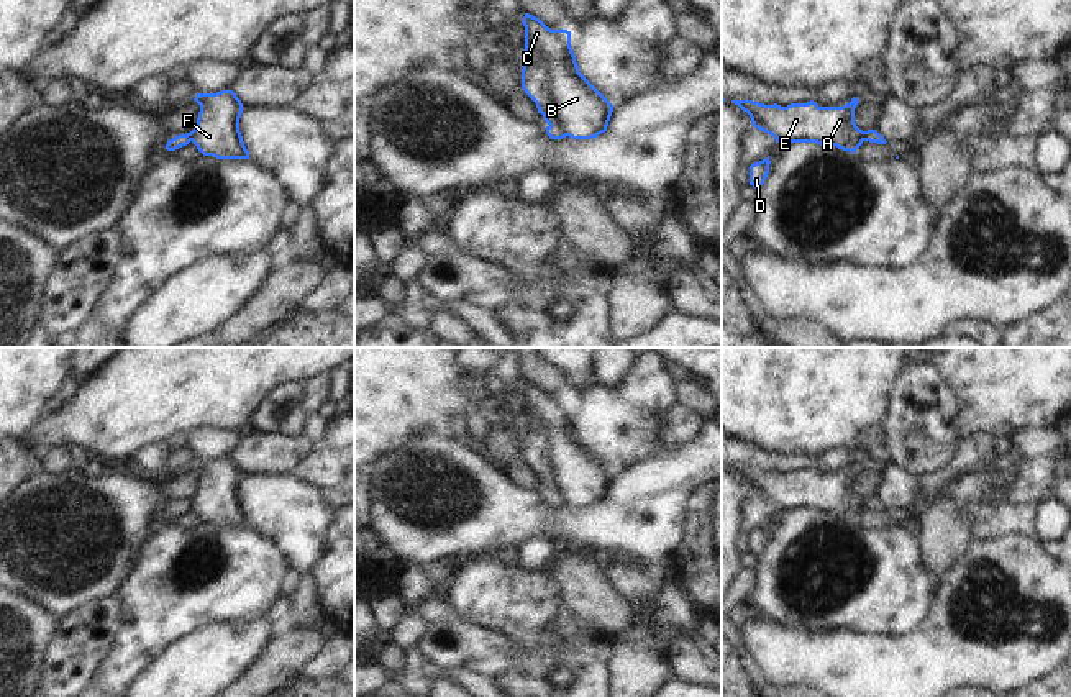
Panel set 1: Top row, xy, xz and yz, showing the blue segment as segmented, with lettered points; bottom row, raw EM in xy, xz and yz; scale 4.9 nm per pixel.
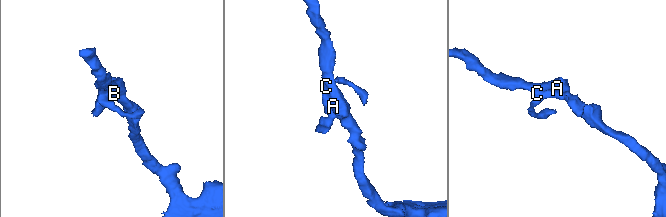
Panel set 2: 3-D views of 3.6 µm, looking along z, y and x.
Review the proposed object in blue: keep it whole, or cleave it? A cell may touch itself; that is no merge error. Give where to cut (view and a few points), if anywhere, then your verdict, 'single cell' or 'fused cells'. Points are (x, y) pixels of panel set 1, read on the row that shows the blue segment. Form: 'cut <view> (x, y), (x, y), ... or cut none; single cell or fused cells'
cut xz (525, 46), (546, 64), (556, 102), (556, 122), (568, 135); fused cells

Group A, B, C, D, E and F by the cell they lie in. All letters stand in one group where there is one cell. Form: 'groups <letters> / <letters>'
groups A B C E F / D

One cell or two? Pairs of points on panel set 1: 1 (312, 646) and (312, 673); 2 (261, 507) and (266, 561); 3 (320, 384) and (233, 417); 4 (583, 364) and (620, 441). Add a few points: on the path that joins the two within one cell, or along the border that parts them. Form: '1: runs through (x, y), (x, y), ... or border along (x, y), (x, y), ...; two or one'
1: border along (330, 640), (327, 648), (300, 676); two
2: border along (250, 525), (264, 532), (291, 561); two
3: border along (327, 374), (304, 382); two
4: border along (601, 387), (592, 392), (574, 394); two

